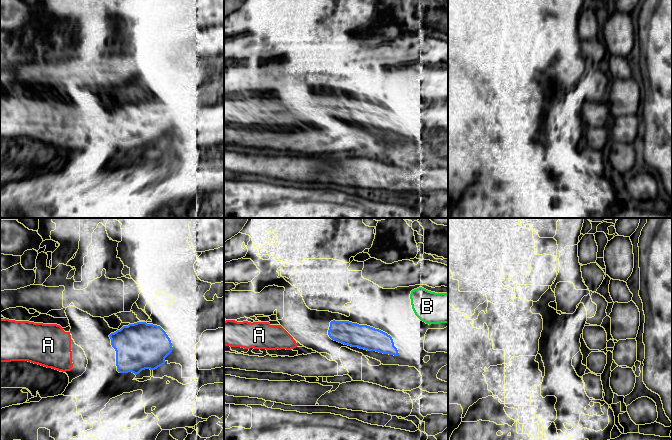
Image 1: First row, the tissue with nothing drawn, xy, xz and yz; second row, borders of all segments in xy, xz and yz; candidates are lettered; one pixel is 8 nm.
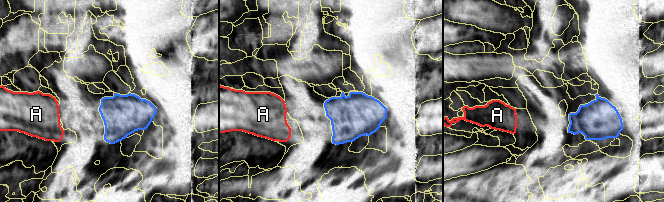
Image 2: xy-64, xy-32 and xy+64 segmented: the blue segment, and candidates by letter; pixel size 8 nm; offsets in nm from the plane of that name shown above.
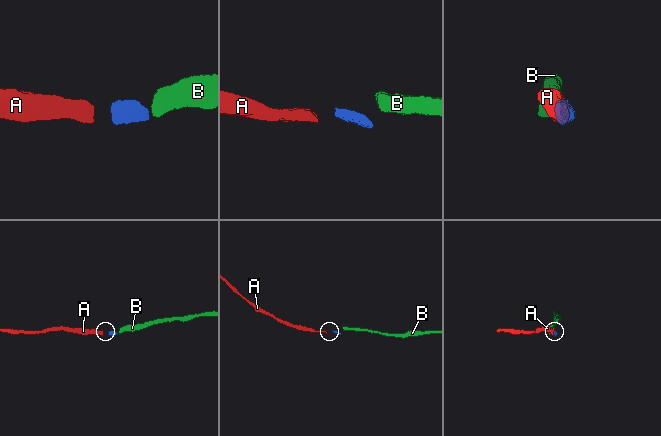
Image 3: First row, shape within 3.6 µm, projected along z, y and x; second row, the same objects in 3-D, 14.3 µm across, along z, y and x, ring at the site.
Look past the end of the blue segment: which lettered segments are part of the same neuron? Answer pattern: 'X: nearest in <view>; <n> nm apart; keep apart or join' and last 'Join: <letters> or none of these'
A: nearest in xz; 260 nm apart; join
B: nearest in xz; 260 nm apart; keep apart
Join: A

